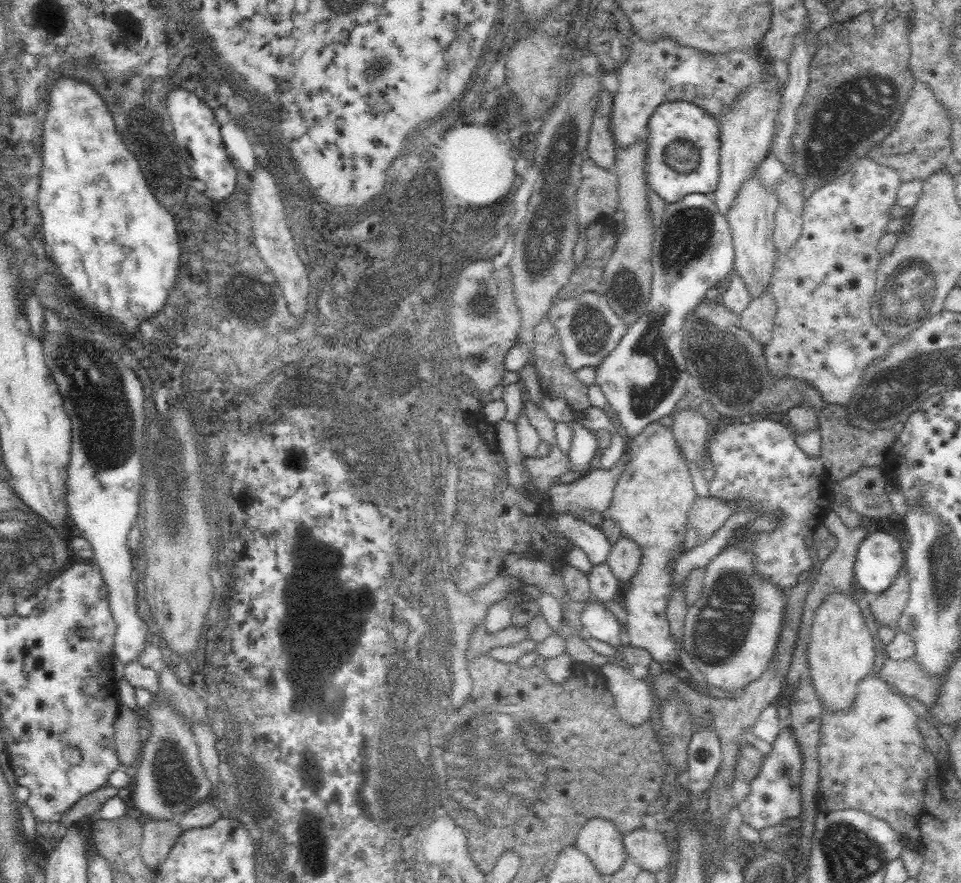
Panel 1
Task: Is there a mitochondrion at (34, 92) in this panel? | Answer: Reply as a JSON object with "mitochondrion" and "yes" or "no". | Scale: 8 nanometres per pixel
{"mitochondrion":"no"}

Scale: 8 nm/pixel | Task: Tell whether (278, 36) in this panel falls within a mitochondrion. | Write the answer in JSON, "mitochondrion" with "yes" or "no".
{"mitochondrion":"no"}

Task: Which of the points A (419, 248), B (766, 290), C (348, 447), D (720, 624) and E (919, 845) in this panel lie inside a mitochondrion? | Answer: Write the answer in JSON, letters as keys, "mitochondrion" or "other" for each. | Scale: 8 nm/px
{"A":"other","B":"other","C":"mitochondrion","D":"mitochondrion","E":"other"}

